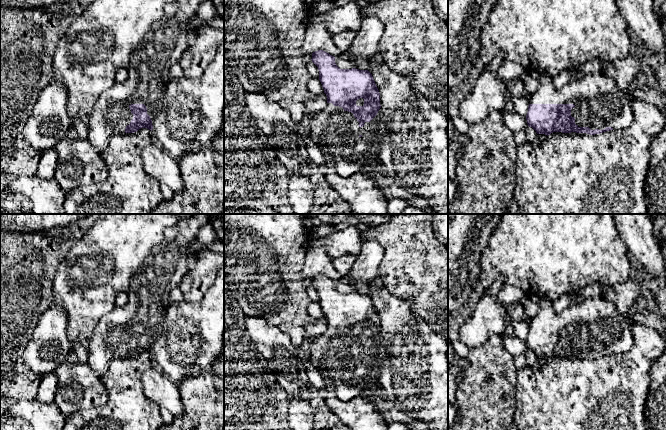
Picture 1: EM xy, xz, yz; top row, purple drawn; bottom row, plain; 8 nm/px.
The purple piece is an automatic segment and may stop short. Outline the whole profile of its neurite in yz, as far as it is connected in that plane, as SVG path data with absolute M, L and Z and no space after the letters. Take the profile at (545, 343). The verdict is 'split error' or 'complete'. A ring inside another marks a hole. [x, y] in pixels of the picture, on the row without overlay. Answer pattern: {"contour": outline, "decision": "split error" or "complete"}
{"contour": "M538 296L540 309L529 323L527 348L537 358L550 359L553 356L600 358L613 353L621 353L633 345L632 326L635 317L621 314L616 306L605 298L587 298L569 306L560 314L553 310L553 300Z", "decision": "split error"}

